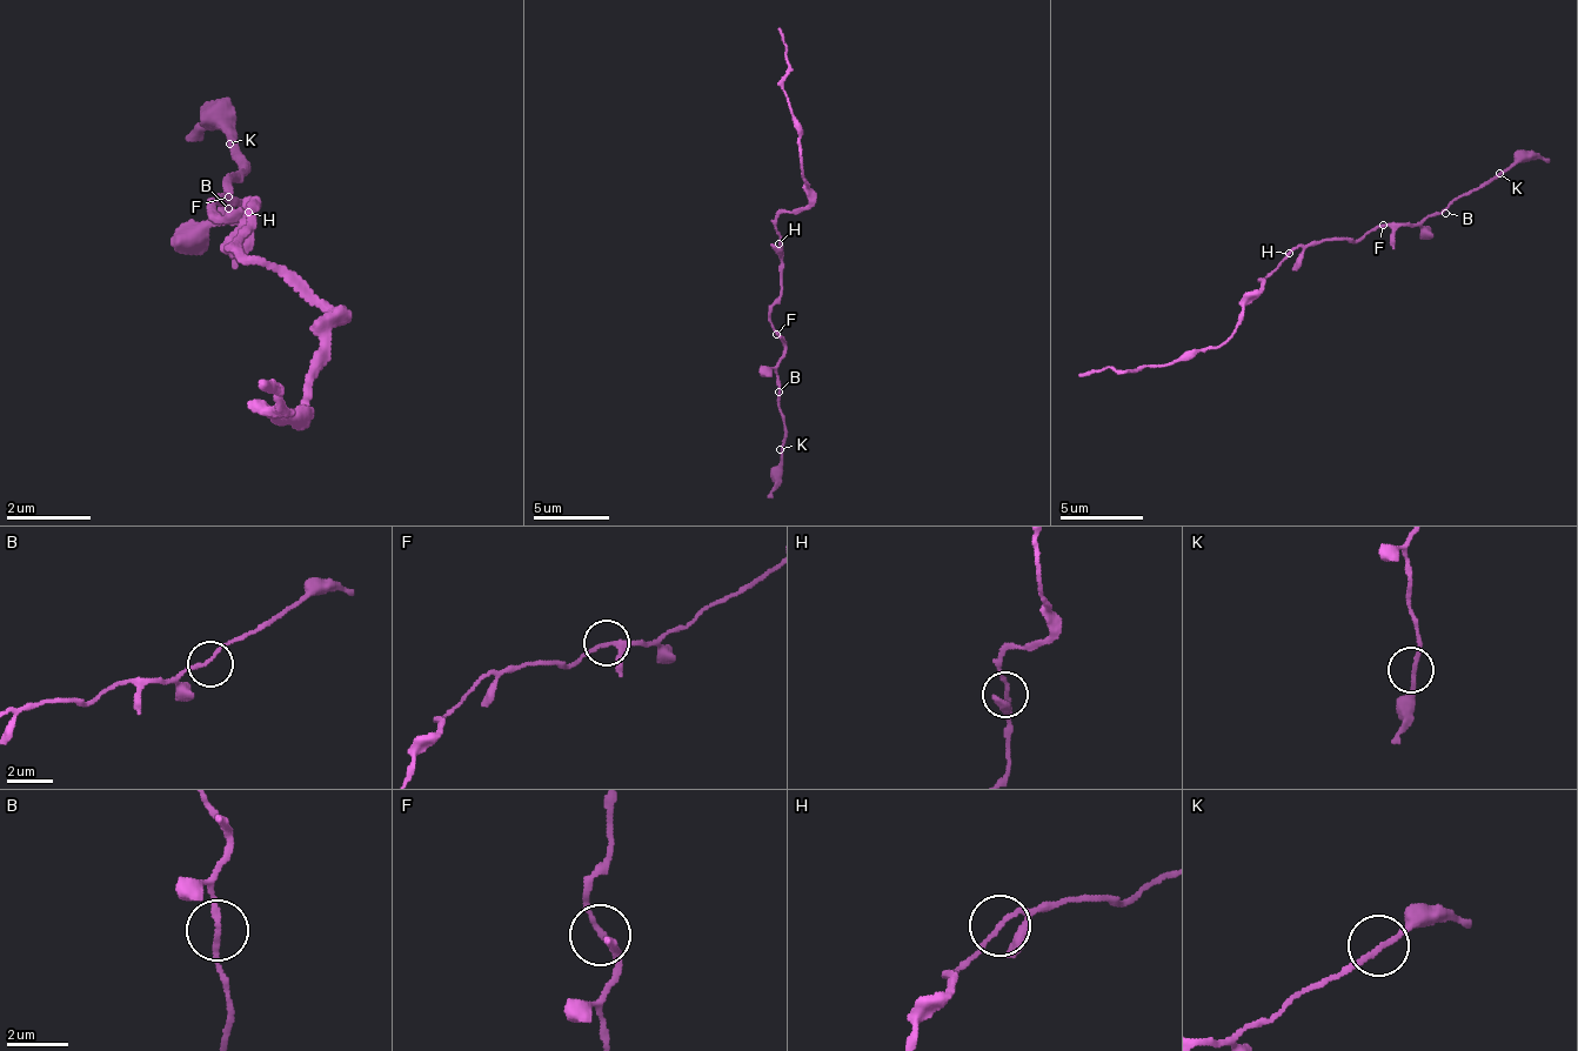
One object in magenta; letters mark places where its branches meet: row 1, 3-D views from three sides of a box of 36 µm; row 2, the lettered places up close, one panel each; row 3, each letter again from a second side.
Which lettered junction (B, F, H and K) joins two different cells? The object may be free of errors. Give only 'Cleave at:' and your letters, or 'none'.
Cleave at: none

